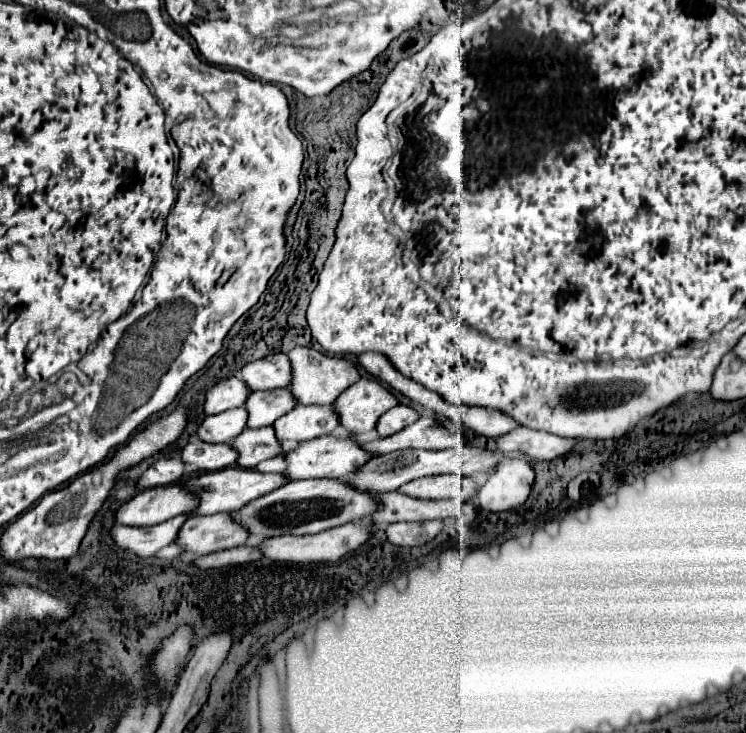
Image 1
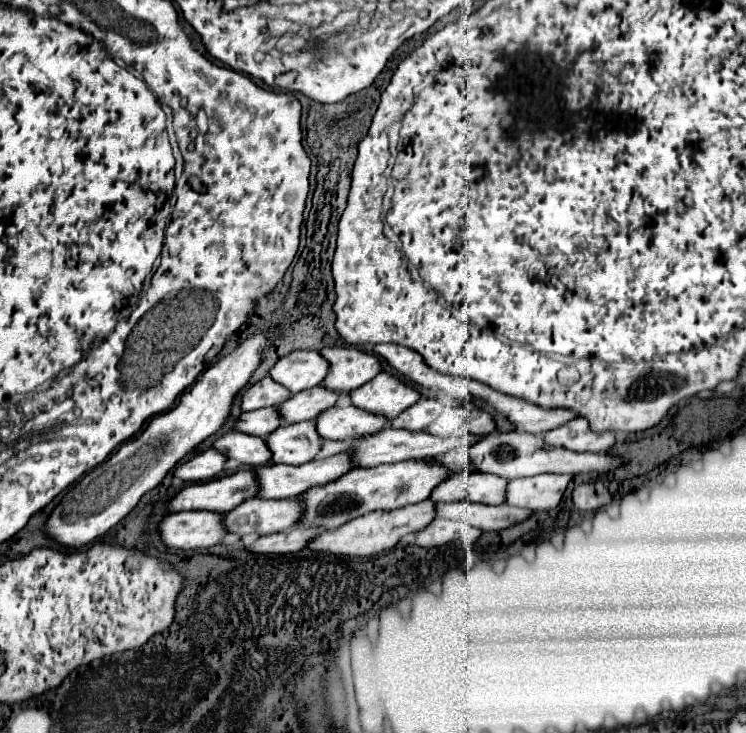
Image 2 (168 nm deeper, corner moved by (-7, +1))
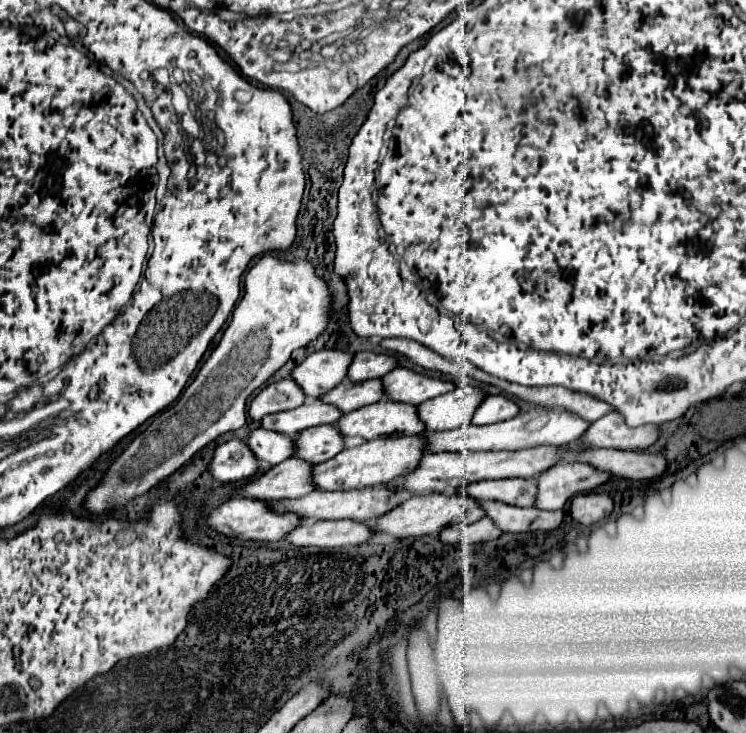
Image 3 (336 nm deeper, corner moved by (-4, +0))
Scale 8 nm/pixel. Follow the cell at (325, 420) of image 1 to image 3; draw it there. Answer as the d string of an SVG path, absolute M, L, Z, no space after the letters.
M393 400L375 402L355 412L343 414L337 422L337 428L345 436L361 436L365 440L379 436L419 434L425 430L423 422L417 418L415 406Z

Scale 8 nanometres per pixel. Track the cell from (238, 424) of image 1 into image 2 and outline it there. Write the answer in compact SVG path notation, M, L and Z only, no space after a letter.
M266 407L266 409L254 409L254 411L240 413L240 417L234 421L232 429L254 435L254 437L266 437L280 425L282 425L282 419L278 417L276 409Z

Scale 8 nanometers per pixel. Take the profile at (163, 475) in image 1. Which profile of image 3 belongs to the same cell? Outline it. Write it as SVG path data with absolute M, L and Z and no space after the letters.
M229 440L217 446L209 472L221 482L249 480L259 472L259 462L255 454L251 454L251 448L247 448L245 440Z

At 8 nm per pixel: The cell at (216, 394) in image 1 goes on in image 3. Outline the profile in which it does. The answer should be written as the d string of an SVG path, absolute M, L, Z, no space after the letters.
M287 378L281 382L273 382L265 390L261 390L253 398L249 414L253 420L261 420L267 414L299 408L303 402L305 402L303 390L297 386L293 378Z

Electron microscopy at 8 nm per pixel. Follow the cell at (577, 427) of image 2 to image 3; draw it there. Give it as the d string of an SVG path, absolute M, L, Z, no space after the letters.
M609 412L595 420L583 434L581 442L593 448L617 448L617 450L647 450L659 438L659 426L631 428L623 422L623 414Z

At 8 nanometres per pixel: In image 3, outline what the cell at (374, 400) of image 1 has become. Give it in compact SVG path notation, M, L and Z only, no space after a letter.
M395 368L385 378L381 378L381 382L387 390L387 400L391 398L395 402L407 402L413 406L419 406L421 402L451 392L455 388L453 382L443 382L441 378L417 374L407 368Z

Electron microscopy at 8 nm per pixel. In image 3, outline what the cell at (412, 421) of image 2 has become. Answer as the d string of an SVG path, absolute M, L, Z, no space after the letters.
M457 386L453 392L431 398L419 404L419 418L425 422L427 430L455 430L467 426L487 394L475 386Z

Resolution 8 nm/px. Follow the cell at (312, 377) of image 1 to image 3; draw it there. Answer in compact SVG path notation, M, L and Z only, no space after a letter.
M359 352L355 354L353 364L349 366L347 378L351 382L371 380L371 378L383 378L397 366L397 360L387 354L373 354L373 352Z

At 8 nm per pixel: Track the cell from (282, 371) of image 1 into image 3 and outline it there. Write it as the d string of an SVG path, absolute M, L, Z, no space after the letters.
M321 350L309 354L293 372L291 378L303 388L307 398L321 398L347 376L353 354L341 350Z

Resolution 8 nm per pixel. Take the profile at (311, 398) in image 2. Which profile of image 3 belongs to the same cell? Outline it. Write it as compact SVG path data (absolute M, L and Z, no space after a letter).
M343 380L337 388L327 392L321 400L335 404L341 412L353 412L367 404L375 404L383 400L383 382L381 380L365 380L365 382L351 382Z

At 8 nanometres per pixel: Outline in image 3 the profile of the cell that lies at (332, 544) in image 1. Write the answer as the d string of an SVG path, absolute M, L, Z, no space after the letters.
M453 492L451 496L447 494L423 494L423 496L411 496L403 504L399 504L395 510L387 512L377 520L373 530L379 534L391 534L395 538L409 538L409 536L425 536L425 534L435 534L441 532L449 524L471 524L475 520L481 520L483 508L475 498L463 492Z

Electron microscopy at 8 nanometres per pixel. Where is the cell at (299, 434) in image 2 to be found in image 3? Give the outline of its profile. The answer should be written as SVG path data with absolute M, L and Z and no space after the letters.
M313 426L303 430L297 438L297 458L307 462L325 462L345 448L345 438L337 426Z

